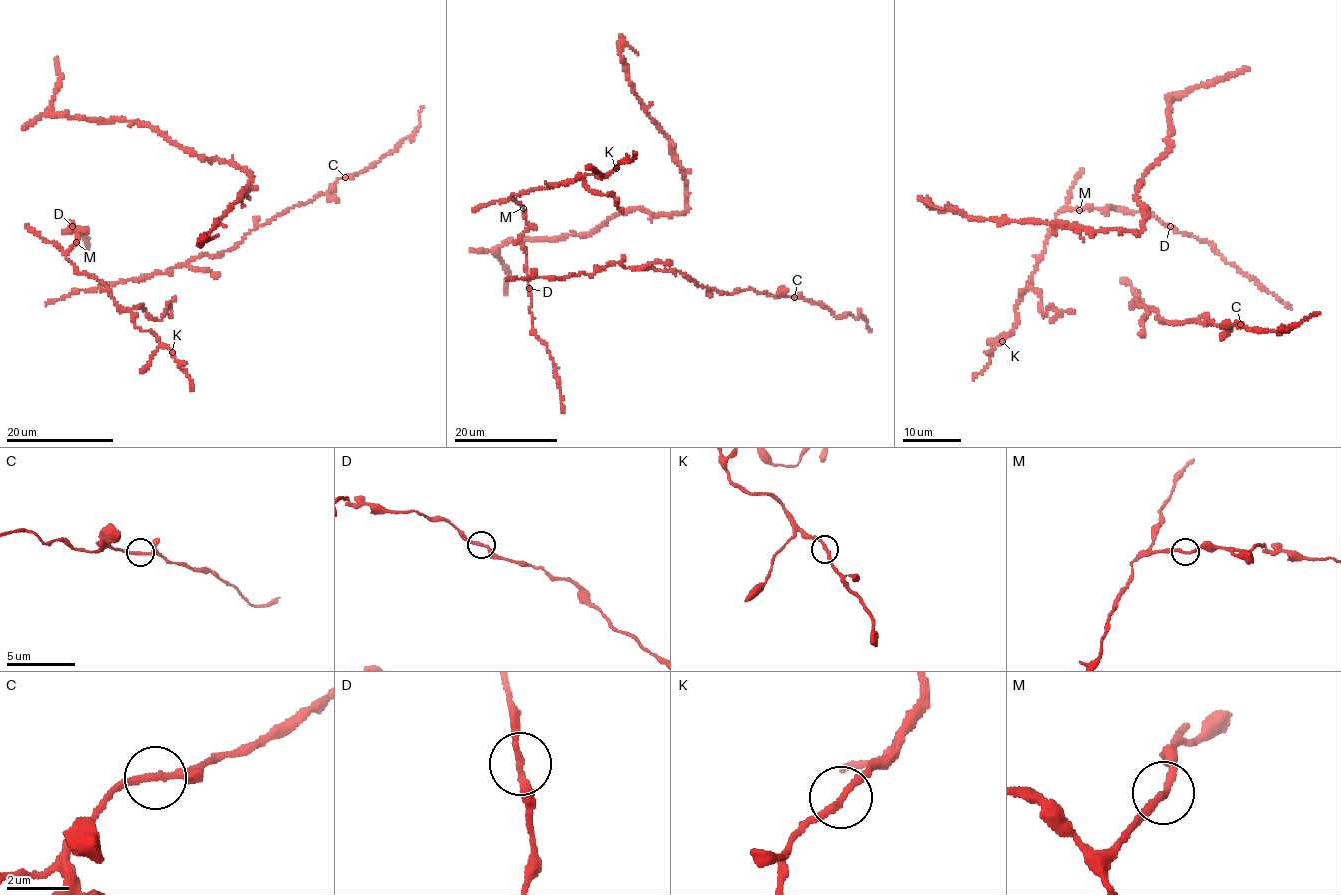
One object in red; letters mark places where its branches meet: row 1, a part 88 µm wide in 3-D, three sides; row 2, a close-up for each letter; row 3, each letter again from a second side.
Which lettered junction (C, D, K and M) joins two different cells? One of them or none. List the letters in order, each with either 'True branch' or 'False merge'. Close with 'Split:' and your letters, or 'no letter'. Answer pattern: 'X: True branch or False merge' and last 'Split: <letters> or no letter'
C: True branch
D: True branch
K: True branch
M: True branch
Split: no letter

